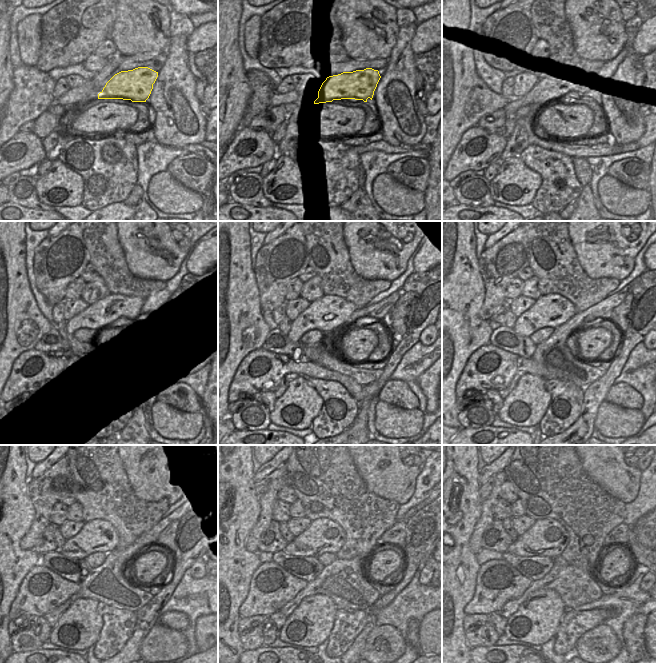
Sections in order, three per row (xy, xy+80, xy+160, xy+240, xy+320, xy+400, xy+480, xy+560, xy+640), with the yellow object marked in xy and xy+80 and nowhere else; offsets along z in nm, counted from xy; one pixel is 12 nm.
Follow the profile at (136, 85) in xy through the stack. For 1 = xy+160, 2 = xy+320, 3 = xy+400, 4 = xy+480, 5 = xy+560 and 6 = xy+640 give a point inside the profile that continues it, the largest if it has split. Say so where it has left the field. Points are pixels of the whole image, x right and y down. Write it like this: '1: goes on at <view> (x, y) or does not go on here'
1: goes on at xy+160 (576, 84)
2: goes on at xy+320 (330, 311)
3: goes on at xy+400 (552, 310)
4: goes on at xy+480 (99, 535)
5: goes on at xy+560 (323, 535)
6: goes on at xy+640 (546, 537)

